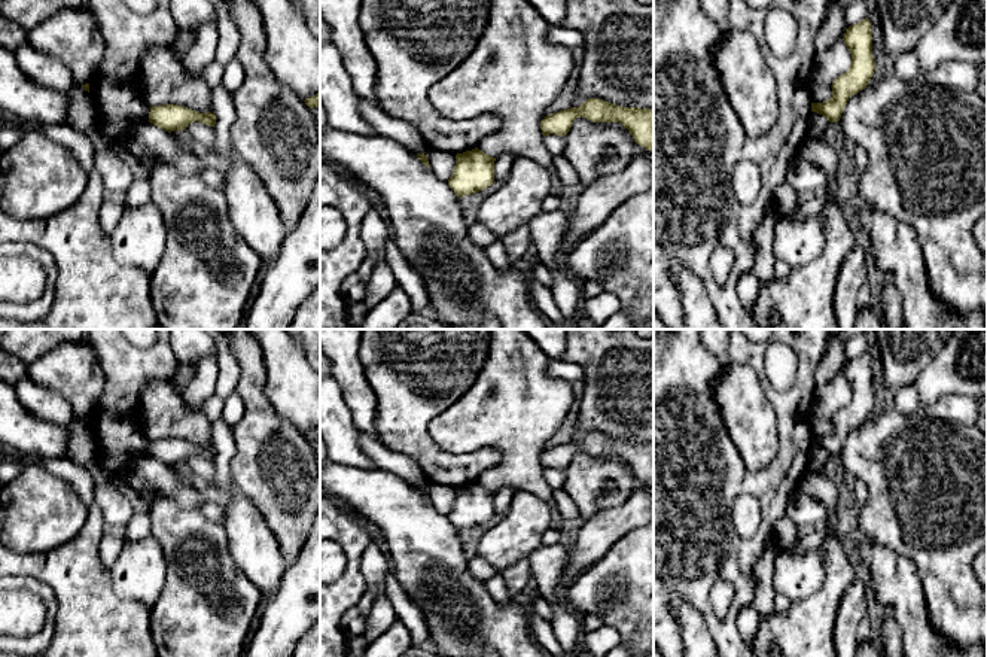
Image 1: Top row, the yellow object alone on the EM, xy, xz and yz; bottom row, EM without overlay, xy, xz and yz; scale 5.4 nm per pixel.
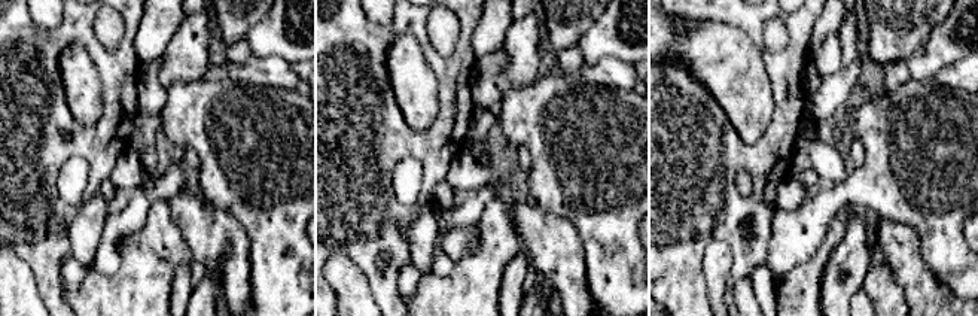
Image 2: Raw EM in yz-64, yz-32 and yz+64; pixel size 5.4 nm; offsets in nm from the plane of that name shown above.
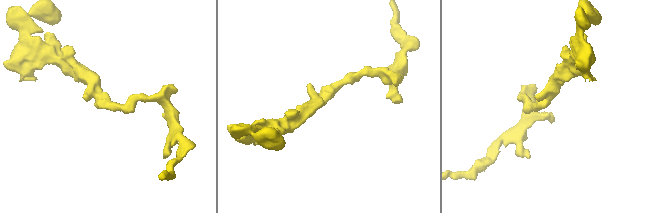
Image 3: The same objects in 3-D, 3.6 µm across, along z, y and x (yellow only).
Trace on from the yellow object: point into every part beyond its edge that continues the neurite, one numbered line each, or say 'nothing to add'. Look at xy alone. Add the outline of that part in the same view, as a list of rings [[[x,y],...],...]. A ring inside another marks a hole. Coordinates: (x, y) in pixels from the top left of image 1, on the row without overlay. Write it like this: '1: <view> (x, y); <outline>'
nothing to add

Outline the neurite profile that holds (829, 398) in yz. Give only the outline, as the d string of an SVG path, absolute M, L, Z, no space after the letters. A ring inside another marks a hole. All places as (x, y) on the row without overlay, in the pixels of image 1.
M844 374L816 387L811 402L811 437L823 437L832 431L832 416L850 402L852 387Z

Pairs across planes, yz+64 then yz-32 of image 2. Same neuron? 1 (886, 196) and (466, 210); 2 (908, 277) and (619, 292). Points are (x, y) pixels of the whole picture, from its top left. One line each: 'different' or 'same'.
1: different
2: different

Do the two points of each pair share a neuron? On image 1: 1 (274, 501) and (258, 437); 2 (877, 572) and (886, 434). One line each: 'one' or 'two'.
1: one
2: two

